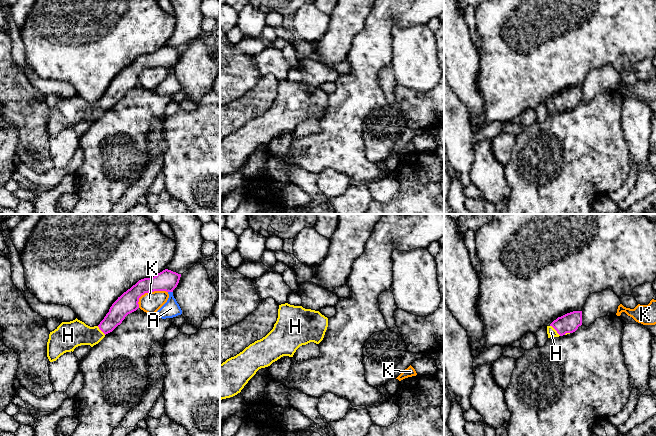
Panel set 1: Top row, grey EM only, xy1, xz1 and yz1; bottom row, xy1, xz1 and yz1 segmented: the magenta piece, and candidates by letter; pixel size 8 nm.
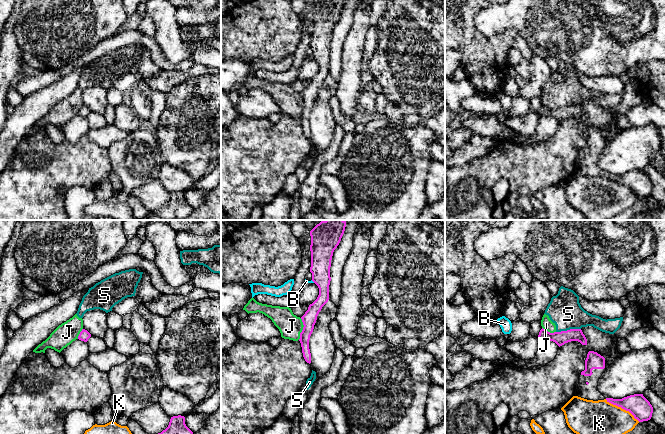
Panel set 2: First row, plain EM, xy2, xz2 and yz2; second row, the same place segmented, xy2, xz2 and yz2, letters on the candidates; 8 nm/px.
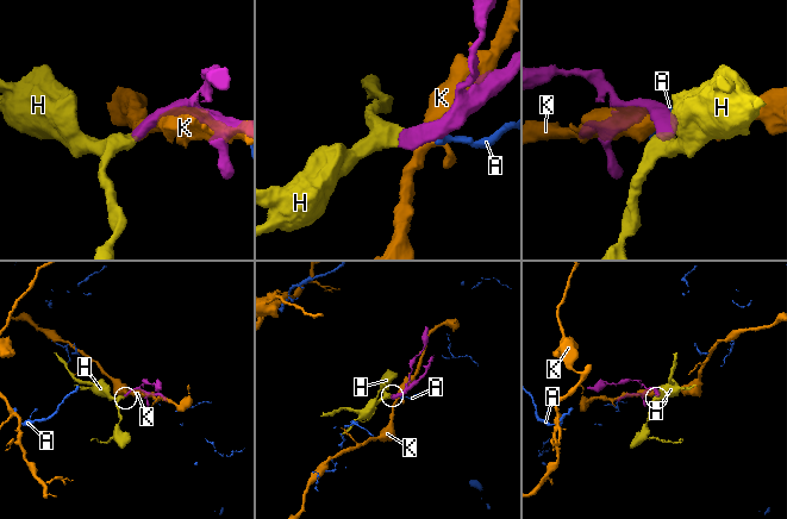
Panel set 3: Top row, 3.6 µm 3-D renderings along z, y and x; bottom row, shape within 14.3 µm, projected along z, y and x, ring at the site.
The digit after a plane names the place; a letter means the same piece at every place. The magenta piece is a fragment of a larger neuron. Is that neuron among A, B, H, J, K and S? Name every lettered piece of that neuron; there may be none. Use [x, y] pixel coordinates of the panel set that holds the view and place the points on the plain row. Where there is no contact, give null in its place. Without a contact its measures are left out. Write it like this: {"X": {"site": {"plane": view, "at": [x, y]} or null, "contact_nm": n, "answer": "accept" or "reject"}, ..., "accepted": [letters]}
{"A": {"site": {"plane": "xy1", "at": [170, 67]}, "contact_nm": 40, "answer": "reject"}, "B": {"site": {"plane": "xz2", "at": [313, 57]}, "contact_nm": 40, "answer": "reject"}, "H": {"site": {"plane": "yz1", "at": [555, 105]}, "contact_nm": 120, "answer": "accept"}, "J": {"site": {"plane": "xz2", "at": [303, 105]}, "contact_nm": 180, "answer": "reject"}, "K": {"site": {"plane": "xy1", "at": [148, 68]}, "contact_nm": 280, "answer": "reject"}, "S": {"site": {"plane": "yz2", "at": [568, 106]}, "contact_nm": 200, "answer": "reject"}, "accepted": ["H"]}

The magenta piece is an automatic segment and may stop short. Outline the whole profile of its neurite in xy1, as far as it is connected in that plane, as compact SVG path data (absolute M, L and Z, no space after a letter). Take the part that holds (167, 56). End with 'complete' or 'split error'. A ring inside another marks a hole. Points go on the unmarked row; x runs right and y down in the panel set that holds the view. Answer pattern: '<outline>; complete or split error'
M165 45L154 53L139 56L118 73L98 102L90 103L77 94L70 98L62 98L49 110L47 118L49 137L56 137L61 131L73 128L78 122L93 123L98 120L106 110L120 101L128 90L139 84L138 78L142 71L154 67L173 68L180 53L181 50Z; split error

